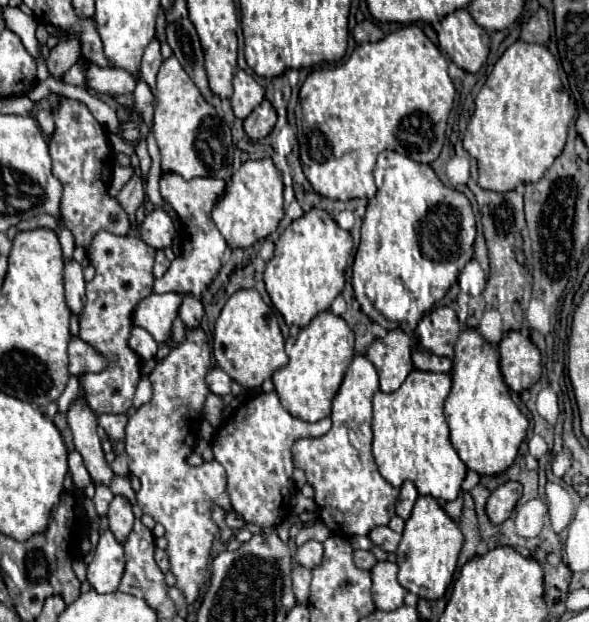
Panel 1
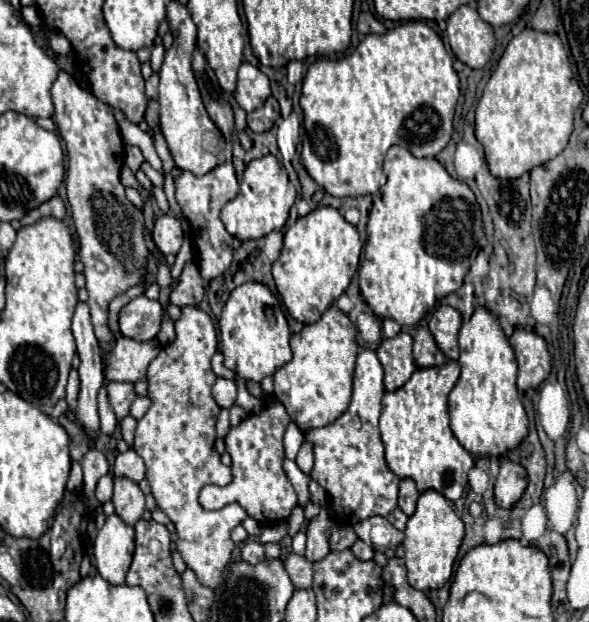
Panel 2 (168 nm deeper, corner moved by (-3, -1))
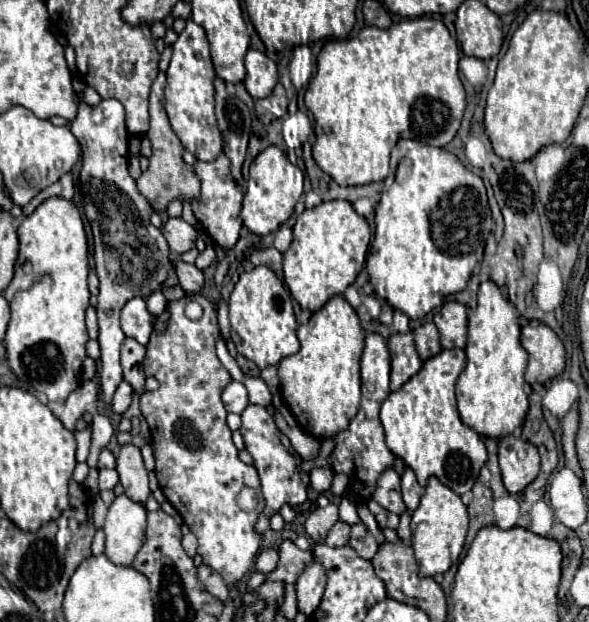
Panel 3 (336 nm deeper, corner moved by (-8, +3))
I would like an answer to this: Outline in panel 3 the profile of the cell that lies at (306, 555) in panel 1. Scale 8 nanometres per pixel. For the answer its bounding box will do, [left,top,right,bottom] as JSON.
[305,502,339,542]

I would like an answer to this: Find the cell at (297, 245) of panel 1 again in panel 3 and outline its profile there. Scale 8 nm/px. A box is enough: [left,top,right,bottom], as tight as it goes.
[283,200,371,312]

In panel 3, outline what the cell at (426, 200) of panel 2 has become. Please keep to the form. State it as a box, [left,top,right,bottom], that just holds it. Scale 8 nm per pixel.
[367,140,491,320]

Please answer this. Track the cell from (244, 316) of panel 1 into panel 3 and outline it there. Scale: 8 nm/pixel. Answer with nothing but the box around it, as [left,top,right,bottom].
[229,266,299,368]

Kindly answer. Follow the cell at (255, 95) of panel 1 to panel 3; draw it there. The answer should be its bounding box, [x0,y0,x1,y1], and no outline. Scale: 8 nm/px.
[243,48,279,98]

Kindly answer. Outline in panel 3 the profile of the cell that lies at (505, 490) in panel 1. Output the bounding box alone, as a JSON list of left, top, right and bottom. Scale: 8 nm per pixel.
[499,434,539,494]

